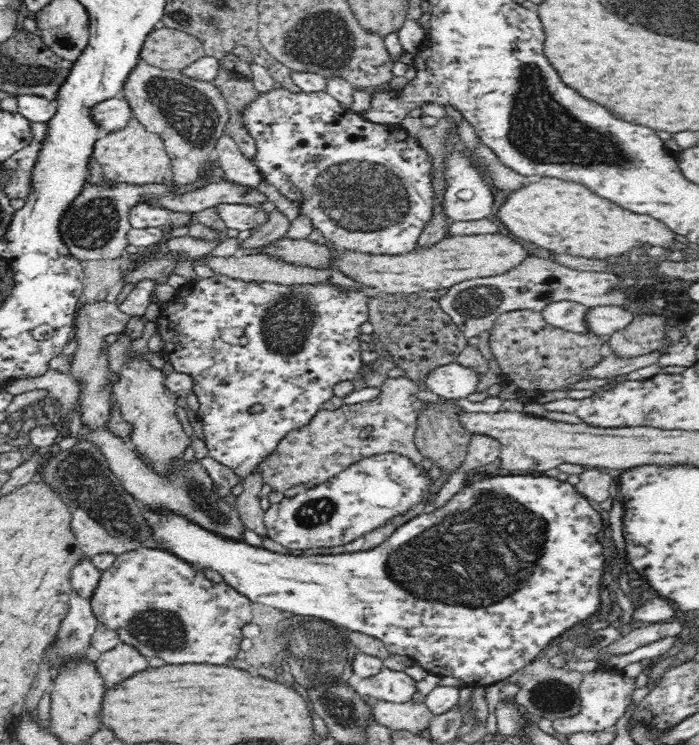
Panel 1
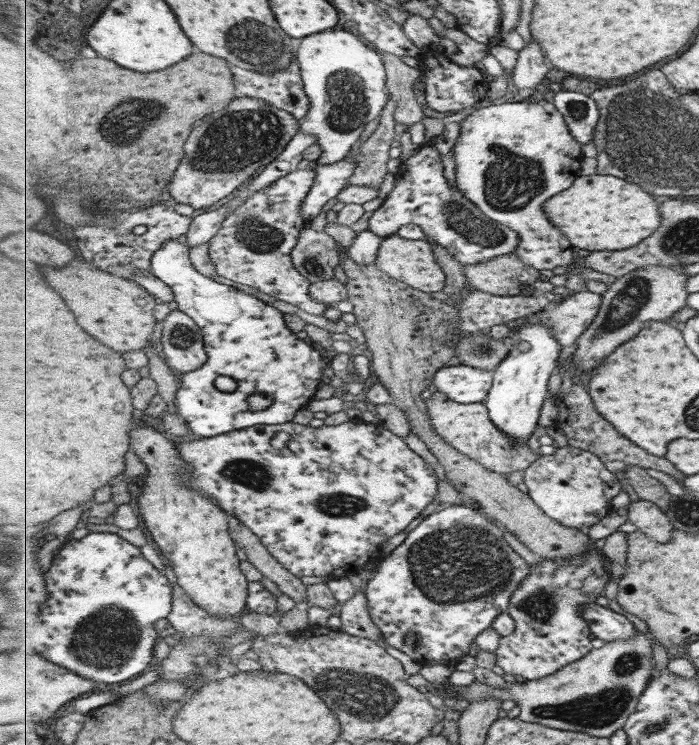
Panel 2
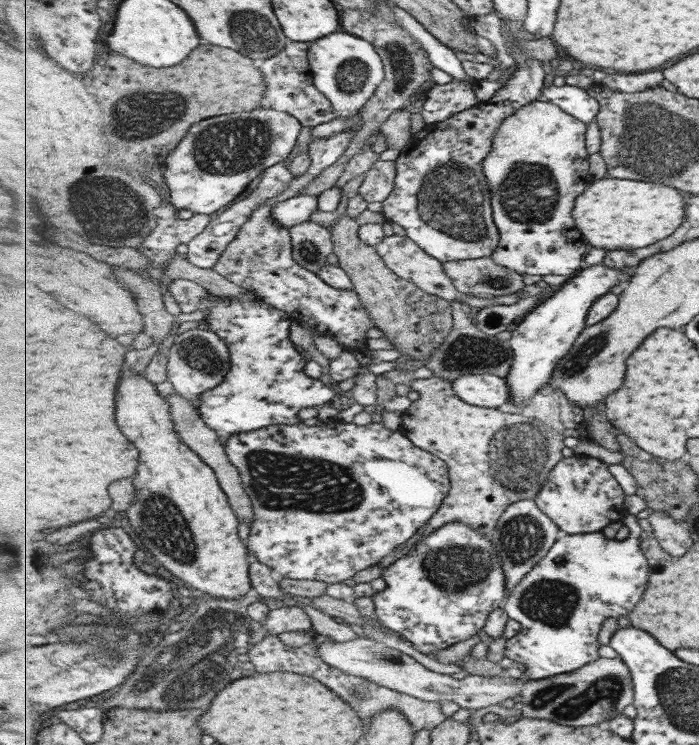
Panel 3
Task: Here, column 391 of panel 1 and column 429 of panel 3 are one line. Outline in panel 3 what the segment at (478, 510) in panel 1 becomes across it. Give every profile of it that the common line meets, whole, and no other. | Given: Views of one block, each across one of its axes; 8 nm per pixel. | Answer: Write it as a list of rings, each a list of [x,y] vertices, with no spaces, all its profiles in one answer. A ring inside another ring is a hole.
[[[454,523],[439,528],[423,543],[417,542],[407,557],[383,569],[381,578],[385,581],[385,589],[372,596],[377,619],[387,629],[409,640],[416,649],[427,655],[449,651],[455,645],[470,640],[481,632],[490,619],[490,614],[506,602],[507,581],[498,557],[499,552],[488,540],[488,536],[478,534],[467,524]]]

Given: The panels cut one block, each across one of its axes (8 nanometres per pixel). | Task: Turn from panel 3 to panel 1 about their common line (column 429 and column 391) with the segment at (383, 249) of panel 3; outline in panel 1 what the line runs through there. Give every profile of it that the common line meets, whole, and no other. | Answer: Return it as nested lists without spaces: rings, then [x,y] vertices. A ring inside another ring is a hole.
[[[451,234],[448,238],[443,237],[438,244],[430,248],[414,246],[408,252],[397,254],[382,252],[358,252],[350,248],[338,248],[333,243],[317,244],[313,240],[302,238],[292,240],[288,236],[272,238],[268,244],[262,244],[260,255],[265,258],[276,259],[277,262],[288,263],[288,266],[310,267],[318,271],[334,270],[346,275],[353,282],[366,285],[373,291],[388,292],[388,294],[408,294],[422,292],[422,290],[449,289],[455,284],[465,280],[496,276],[502,272],[508,272],[516,264],[520,264],[528,251],[507,235],[498,234]]]

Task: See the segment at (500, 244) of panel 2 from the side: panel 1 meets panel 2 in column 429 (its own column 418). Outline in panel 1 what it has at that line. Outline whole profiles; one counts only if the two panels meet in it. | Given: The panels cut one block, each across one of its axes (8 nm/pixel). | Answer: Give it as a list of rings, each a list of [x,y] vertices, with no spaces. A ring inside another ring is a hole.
[[[273,89],[270,92],[260,93],[260,98],[243,112],[243,120],[247,121],[247,129],[254,138],[258,148],[256,156],[256,166],[259,167],[261,175],[270,184],[274,184],[279,191],[294,200],[301,208],[300,213],[307,215],[311,219],[313,229],[321,232],[326,238],[326,242],[335,244],[338,248],[355,249],[358,252],[382,252],[397,254],[408,252],[414,248],[418,242],[425,225],[432,218],[432,177],[430,169],[433,162],[430,161],[428,152],[423,150],[418,140],[410,136],[405,129],[398,125],[381,125],[366,120],[362,115],[353,113],[351,110],[341,110],[340,104],[332,96],[324,92],[300,94],[289,92],[284,89]]]

